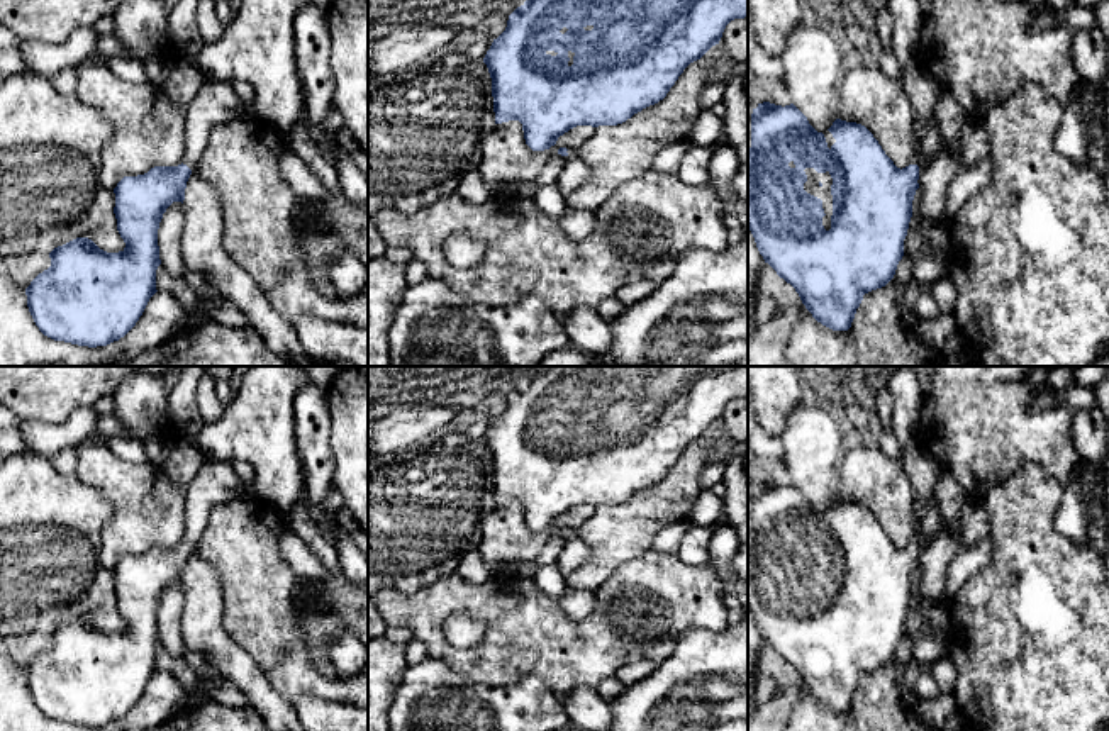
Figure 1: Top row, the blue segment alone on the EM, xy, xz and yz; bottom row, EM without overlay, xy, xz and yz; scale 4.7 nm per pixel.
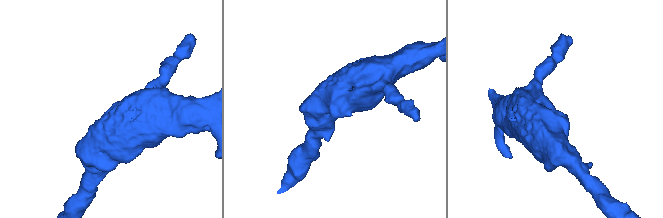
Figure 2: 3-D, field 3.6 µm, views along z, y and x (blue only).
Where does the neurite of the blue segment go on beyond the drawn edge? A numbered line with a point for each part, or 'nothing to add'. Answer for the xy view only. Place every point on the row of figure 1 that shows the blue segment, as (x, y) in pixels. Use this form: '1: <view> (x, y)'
1: xy (216, 100)

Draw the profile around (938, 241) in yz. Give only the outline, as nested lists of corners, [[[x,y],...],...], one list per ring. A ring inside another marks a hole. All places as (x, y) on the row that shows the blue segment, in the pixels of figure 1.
[[[934,226],[931,229],[931,236],[928,241],[928,251],[933,256],[946,256],[948,243],[950,243],[950,234],[943,227]]]

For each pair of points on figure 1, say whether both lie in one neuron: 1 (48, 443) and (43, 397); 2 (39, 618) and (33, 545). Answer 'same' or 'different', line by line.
1: different
2: same

